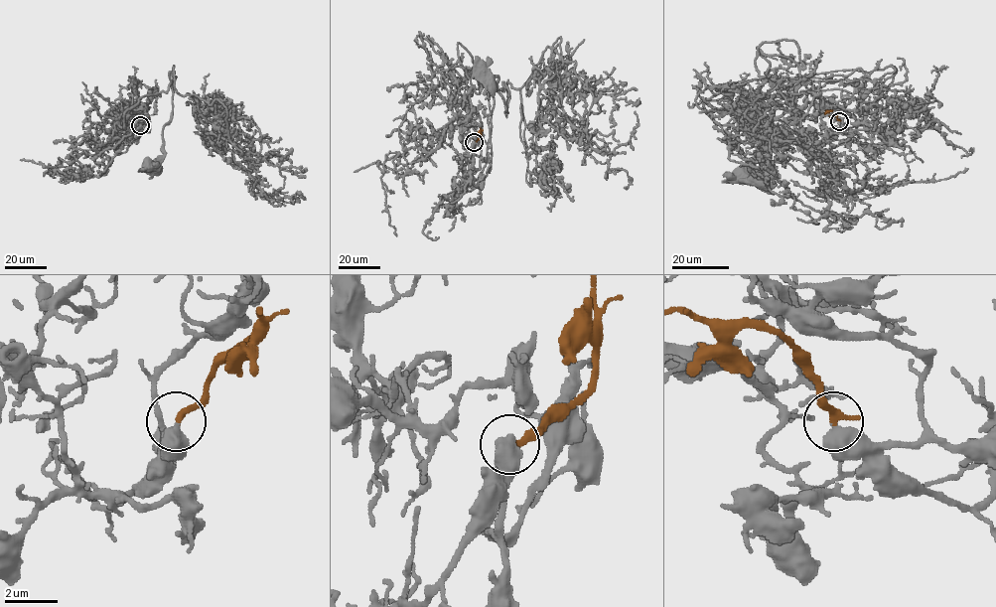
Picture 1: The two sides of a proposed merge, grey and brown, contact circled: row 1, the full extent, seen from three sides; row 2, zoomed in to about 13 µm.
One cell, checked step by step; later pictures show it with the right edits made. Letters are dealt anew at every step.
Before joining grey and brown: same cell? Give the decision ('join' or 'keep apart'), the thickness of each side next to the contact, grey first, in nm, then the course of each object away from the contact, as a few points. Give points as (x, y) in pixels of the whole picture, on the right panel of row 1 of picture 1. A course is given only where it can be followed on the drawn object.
join; 600 nm thick on the grey side, 300 nm on the other; grey runs (839, 121), (861, 122), (896, 69), (778, 81), (759, 48), (789, 58), (800, 86), (739, 176); brown runs (839, 121), (832, 110), (819, 109)

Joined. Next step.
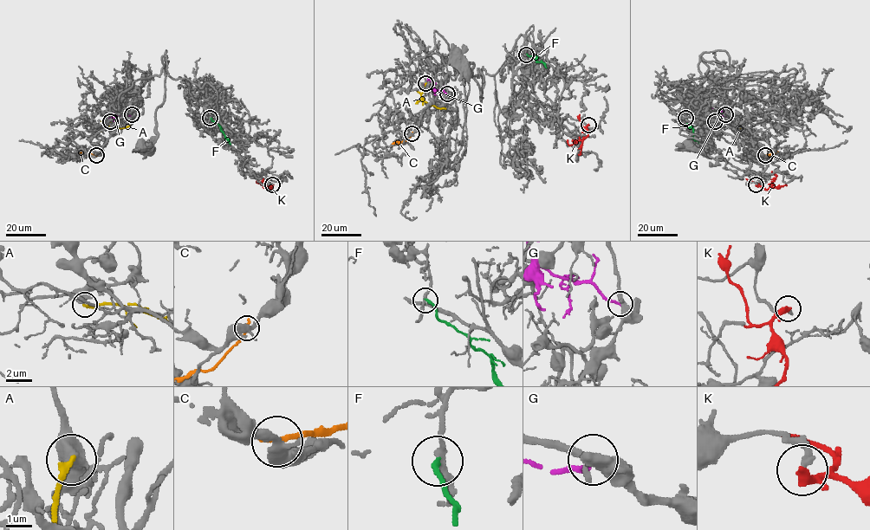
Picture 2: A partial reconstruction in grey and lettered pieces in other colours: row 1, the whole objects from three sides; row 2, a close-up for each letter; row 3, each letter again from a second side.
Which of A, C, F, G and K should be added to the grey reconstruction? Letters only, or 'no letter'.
no letter

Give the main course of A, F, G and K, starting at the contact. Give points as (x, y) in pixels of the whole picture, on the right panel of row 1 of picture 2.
A: (715, 121), (738, 128), (740, 126)
F: (685, 118), (692, 129), (693, 138), (699, 144)
G: (725, 114), (712, 116), (715, 119), (716, 116)
K: (756, 185), (769, 189), (776, 176), (772, 171)

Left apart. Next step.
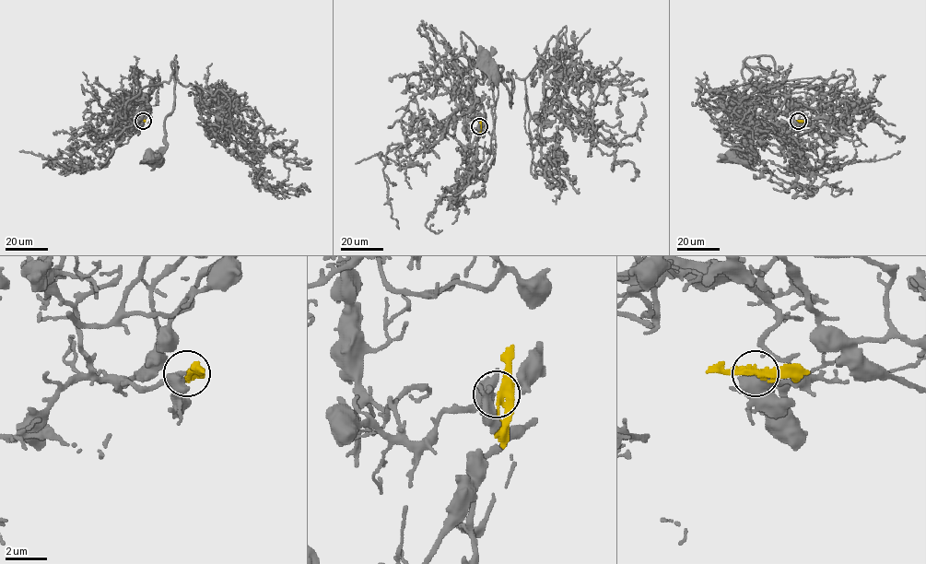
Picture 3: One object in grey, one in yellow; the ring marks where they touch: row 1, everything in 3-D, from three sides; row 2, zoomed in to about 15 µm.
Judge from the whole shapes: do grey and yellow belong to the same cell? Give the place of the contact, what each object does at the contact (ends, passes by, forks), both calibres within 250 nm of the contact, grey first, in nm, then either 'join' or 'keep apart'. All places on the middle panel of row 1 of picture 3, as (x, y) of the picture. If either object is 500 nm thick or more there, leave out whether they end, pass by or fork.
(479, 126) | grey passes by | yellow passes by | 440/360 nm | keep apart

